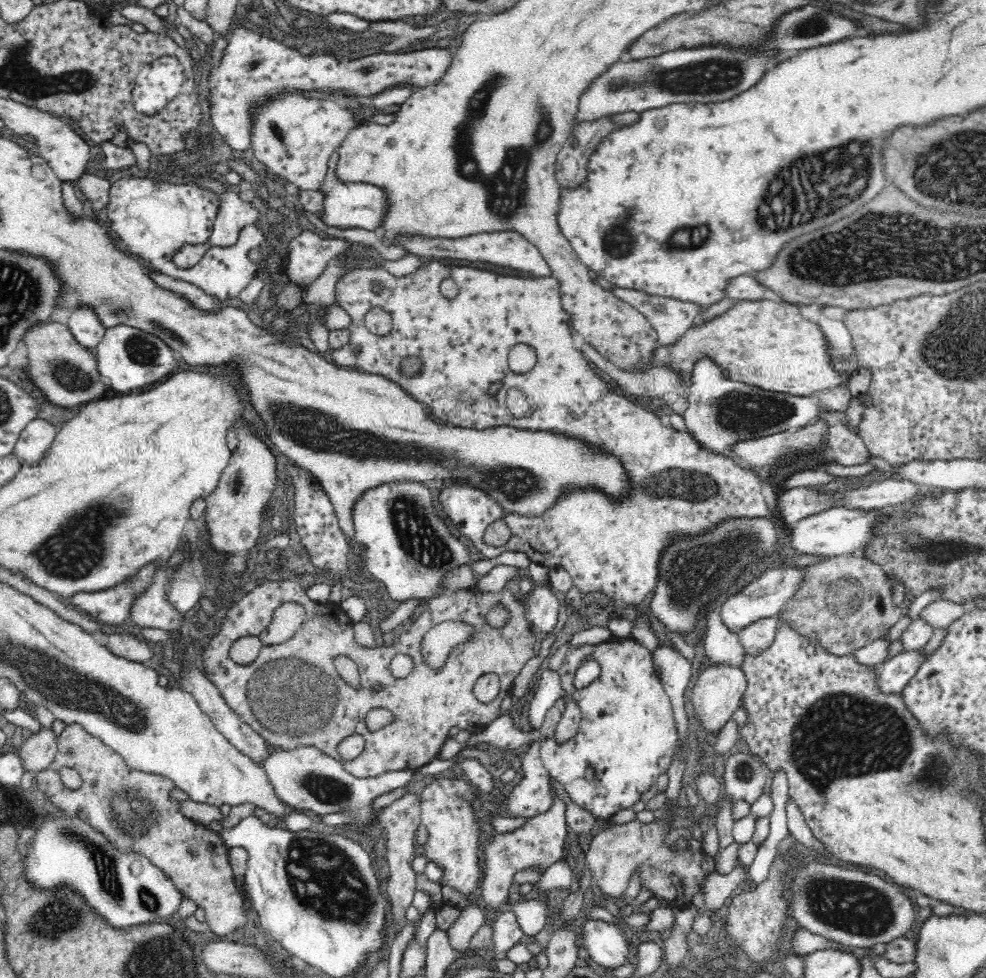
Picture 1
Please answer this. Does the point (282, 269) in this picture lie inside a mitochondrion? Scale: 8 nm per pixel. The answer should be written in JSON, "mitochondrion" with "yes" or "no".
{"mitochondrion":"no"}

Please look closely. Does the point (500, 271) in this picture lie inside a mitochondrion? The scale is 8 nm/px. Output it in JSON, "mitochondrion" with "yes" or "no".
{"mitochondrion":"no"}

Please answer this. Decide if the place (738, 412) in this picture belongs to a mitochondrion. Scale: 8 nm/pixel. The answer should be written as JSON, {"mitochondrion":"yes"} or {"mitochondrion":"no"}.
{"mitochondrion":"yes"}

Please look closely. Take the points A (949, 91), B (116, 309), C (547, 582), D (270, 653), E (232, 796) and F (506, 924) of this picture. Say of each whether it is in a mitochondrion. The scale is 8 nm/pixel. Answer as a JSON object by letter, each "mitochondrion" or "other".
{"A":"other","B":"mitochondrion","C":"other","D":"mitochondrion","E":"other","F":"other"}

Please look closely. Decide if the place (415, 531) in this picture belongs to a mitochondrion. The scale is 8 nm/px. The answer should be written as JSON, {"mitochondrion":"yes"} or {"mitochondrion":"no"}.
{"mitochondrion":"yes"}

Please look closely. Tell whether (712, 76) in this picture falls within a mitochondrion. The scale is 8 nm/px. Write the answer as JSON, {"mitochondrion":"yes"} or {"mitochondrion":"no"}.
{"mitochondrion":"yes"}

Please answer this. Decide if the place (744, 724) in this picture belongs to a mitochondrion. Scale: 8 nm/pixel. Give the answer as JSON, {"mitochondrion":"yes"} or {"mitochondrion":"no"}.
{"mitochondrion":"no"}

